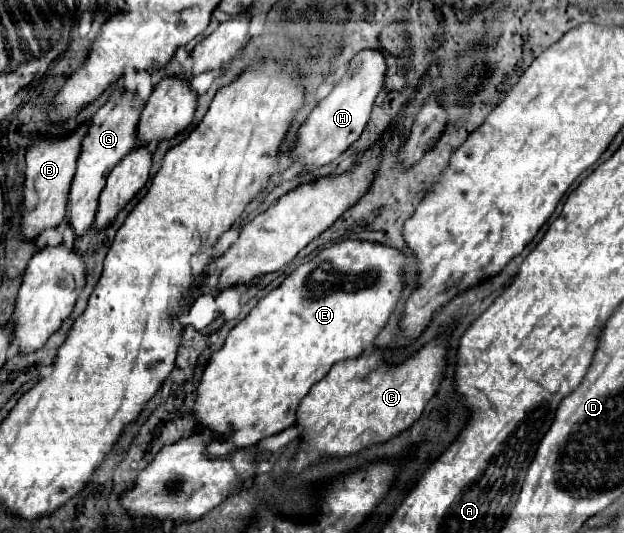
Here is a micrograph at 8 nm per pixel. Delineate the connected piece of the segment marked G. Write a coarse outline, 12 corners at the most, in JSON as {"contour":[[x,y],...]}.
{"contour":[[112,93],[82,139],[68,225],[88,233],[110,171],[136,149],[140,101]]}

